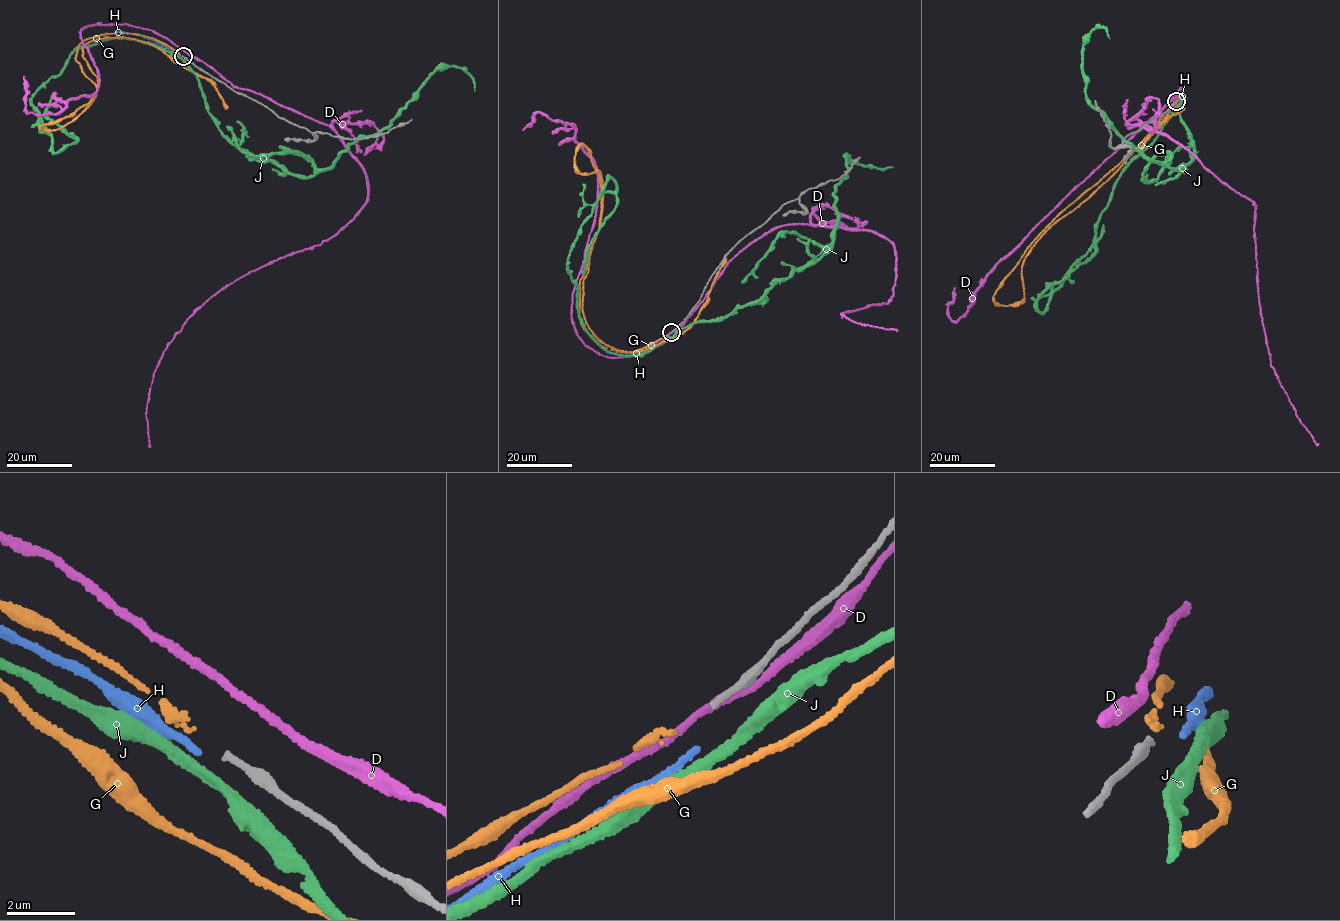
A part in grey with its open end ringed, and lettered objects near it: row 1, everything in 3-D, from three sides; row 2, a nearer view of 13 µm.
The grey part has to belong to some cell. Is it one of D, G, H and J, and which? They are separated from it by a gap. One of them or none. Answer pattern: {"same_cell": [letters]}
{"same_cell": ["G"]}

